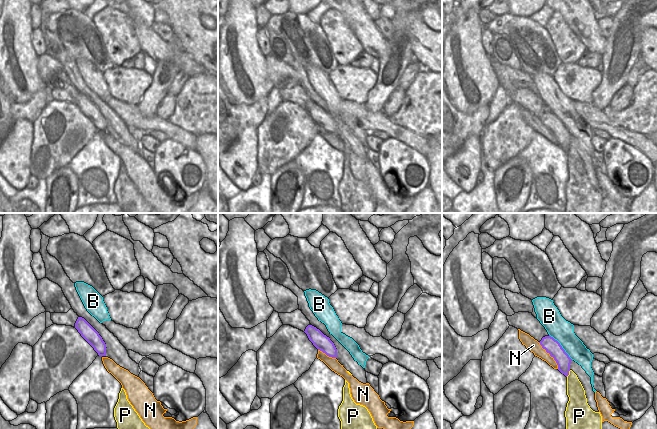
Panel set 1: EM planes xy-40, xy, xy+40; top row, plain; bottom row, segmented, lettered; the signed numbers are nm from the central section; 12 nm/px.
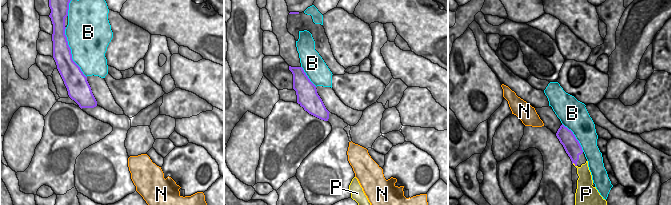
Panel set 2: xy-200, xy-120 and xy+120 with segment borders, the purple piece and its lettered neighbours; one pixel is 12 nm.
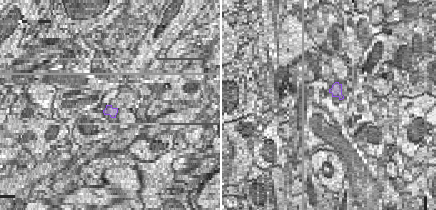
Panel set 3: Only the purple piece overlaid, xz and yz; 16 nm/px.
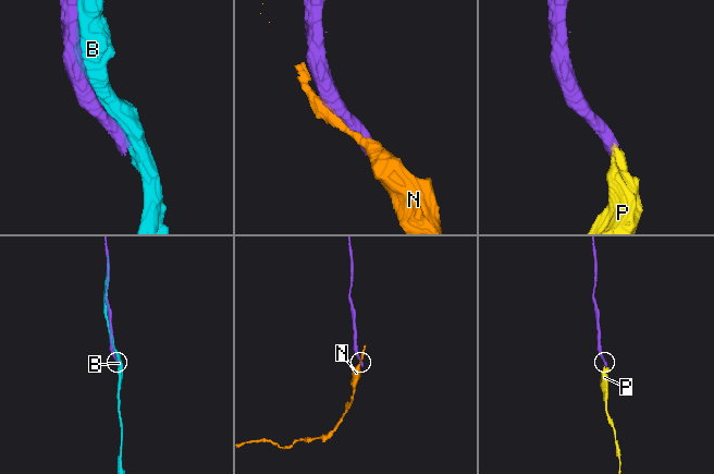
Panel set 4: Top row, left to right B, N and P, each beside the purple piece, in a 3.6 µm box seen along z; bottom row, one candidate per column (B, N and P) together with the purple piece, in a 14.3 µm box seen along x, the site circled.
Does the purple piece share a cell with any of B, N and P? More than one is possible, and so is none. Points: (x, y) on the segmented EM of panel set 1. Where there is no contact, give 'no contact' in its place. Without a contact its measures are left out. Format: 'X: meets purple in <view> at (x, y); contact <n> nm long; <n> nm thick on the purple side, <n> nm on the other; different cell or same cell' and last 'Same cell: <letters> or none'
B: meets purple in xy+40 at (561, 346); contact 420 nm long; 180 nm thick on the purple side, 260 nm on the other; different cell
N: meets purple in xy+40 at (550, 355); contact 400 nm long; 180 nm thick on the purple side, 150 nm on the other; different cell
P: meets purple in xy+40 at (568, 373); contact 100 nm long; 170 nm thick on the purple side, 220 nm on the other; same cell
Same cell: P

